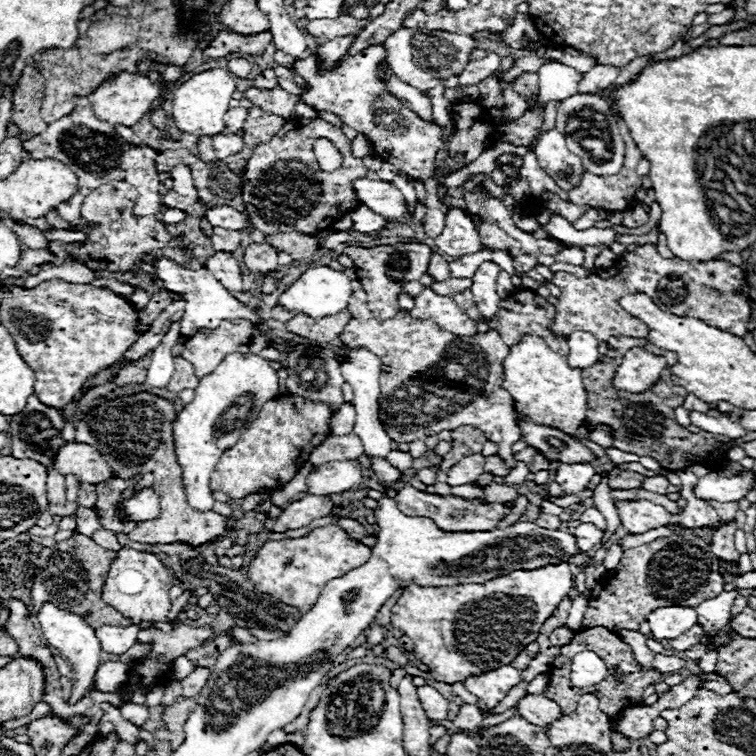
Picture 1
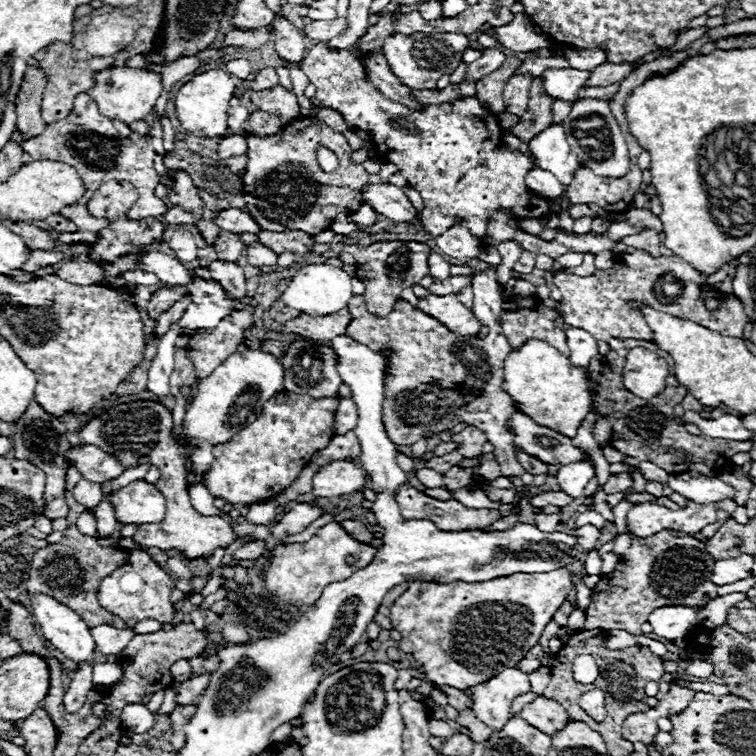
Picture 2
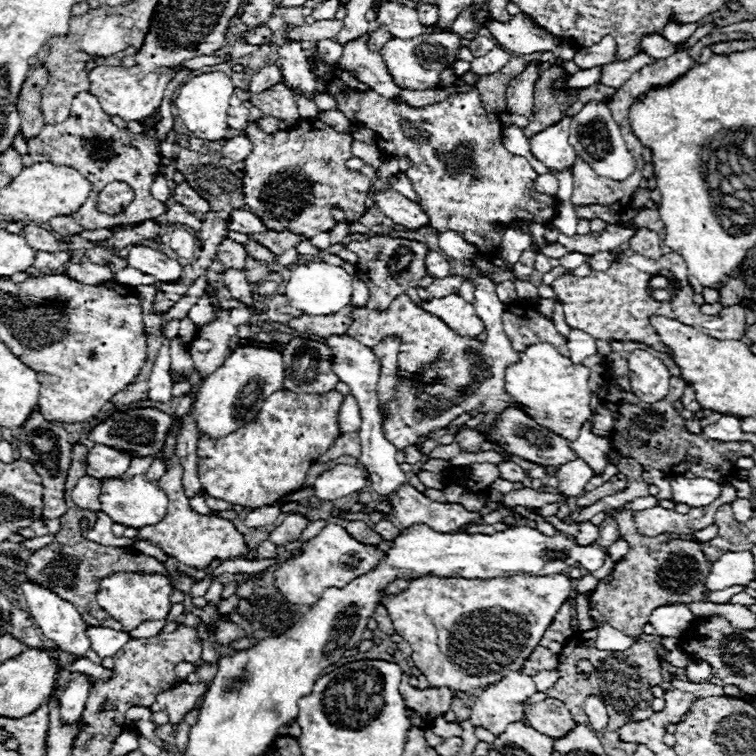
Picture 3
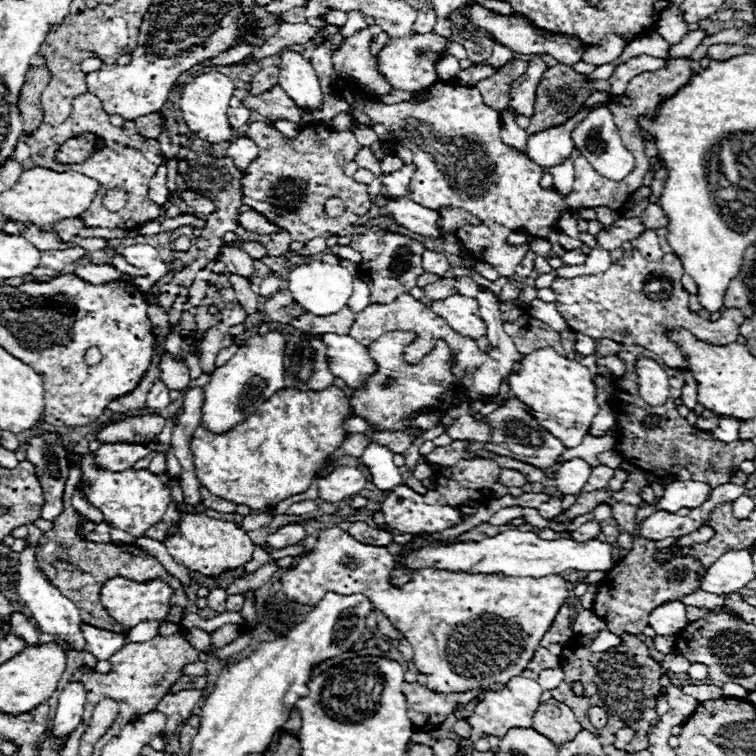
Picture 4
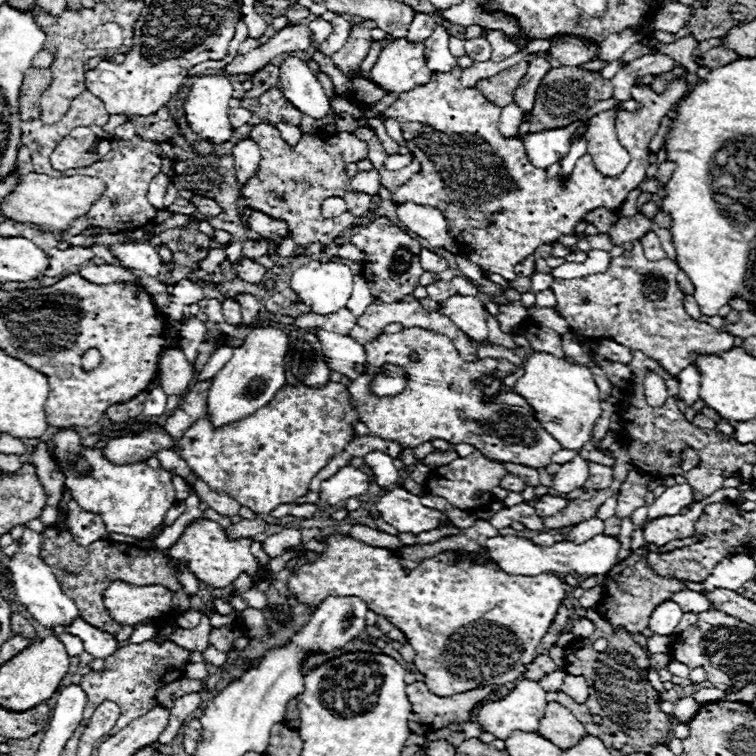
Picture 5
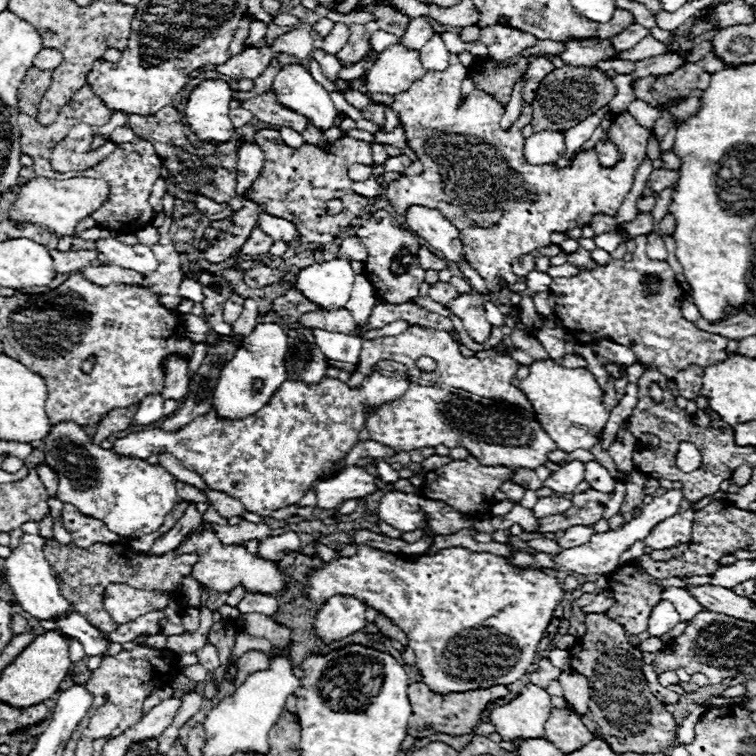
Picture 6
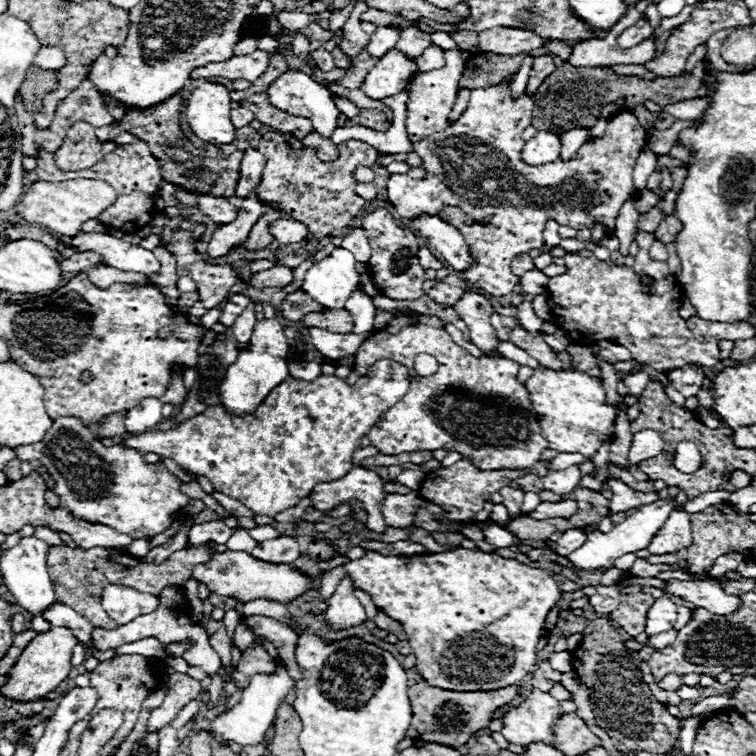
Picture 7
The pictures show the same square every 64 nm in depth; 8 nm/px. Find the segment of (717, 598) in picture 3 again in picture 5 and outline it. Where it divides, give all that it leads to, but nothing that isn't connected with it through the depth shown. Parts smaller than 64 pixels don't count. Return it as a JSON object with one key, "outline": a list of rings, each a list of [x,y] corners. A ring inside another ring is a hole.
{"outline":[[[682,590],[682,592],[676,592],[670,596],[670,600],[674,600],[682,610],[684,614],[686,612],[702,612],[702,610],[708,610],[710,604],[708,600],[700,594],[700,592],[692,592],[692,590]]]}

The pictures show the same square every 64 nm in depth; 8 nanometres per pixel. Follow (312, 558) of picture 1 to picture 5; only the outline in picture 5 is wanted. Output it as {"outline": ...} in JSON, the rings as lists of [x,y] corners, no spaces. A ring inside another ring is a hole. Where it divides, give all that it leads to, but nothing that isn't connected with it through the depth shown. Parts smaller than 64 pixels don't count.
{"outline":[[[332,534],[324,542],[326,552],[320,554],[316,562],[304,564],[290,578],[288,586],[292,594],[310,606],[318,606],[328,596],[358,596],[370,610],[386,616],[406,634],[408,644],[416,650],[416,656],[462,656],[462,660],[414,660],[418,672],[424,674],[426,686],[430,692],[438,692],[438,696],[452,696],[454,692],[484,688],[486,684],[500,686],[524,676],[536,658],[538,644],[550,628],[558,606],[566,598],[566,584],[554,574],[512,576],[502,572],[502,568],[498,568],[492,560],[480,558],[474,562],[470,552],[456,556],[452,550],[446,550],[434,558],[422,560],[414,570],[406,572],[394,552],[386,548],[374,548],[338,534]]]}

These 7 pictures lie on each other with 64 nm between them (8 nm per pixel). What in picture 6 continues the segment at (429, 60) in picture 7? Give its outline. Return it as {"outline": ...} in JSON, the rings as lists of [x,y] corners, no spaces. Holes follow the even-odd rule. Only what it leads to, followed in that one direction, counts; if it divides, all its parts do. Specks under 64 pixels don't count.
{"outline":[[[430,40],[420,50],[420,62],[426,70],[446,70],[448,68],[448,50],[442,40]]]}

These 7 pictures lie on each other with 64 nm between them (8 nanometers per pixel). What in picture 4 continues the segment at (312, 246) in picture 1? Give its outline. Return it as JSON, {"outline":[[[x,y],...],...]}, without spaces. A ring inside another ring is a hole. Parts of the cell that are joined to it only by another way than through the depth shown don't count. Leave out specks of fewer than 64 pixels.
{"outline":[[[180,148],[178,152],[178,172],[182,174],[182,178],[186,180],[186,186],[188,190],[194,190],[198,192],[200,196],[206,196],[214,202],[214,206],[218,206],[218,212],[210,214],[206,218],[206,228],[202,230],[202,240],[196,240],[196,246],[198,246],[198,256],[196,256],[196,262],[192,262],[188,268],[184,268],[180,274],[176,274],[172,278],[172,282],[176,284],[164,284],[160,286],[160,298],[158,298],[158,304],[168,310],[172,306],[172,302],[176,300],[176,294],[180,292],[182,286],[190,286],[196,272],[202,270],[218,252],[220,252],[220,246],[222,246],[222,236],[226,232],[234,232],[242,242],[256,241],[266,246],[268,250],[268,256],[284,256],[288,252],[288,246],[292,242],[290,234],[286,230],[282,230],[278,236],[254,234],[254,232],[248,232],[248,230],[242,230],[242,226],[238,224],[238,214],[240,214],[240,206],[242,206],[242,190],[240,190],[240,180],[242,180],[242,174],[234,168],[234,162],[232,160],[222,160],[222,158],[214,158],[214,156],[204,156],[204,154],[196,154],[188,148]]]}

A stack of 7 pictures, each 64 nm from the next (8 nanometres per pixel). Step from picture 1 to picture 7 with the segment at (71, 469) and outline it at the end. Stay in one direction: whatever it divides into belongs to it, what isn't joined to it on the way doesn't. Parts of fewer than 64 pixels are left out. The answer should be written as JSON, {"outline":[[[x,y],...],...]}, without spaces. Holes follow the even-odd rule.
{"outline":[[[388,358],[372,364],[366,376],[358,378],[356,384],[346,384],[336,376],[318,376],[312,382],[294,380],[288,376],[262,400],[262,404],[252,414],[232,416],[222,404],[214,404],[192,420],[184,420],[170,430],[144,432],[124,442],[128,448],[134,448],[142,454],[154,452],[158,456],[172,458],[182,468],[206,476],[218,492],[242,502],[258,516],[276,516],[296,506],[302,498],[310,496],[314,484],[332,482],[346,476],[354,466],[352,454],[360,448],[362,436],[370,432],[370,428],[384,416],[388,408],[402,400],[402,396],[408,392],[408,384],[408,368]]]}

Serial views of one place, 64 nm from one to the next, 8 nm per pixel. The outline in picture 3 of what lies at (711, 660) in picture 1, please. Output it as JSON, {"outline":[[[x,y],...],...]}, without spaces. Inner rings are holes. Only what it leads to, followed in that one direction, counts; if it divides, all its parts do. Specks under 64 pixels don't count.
{"outline":[[[692,660],[688,666],[686,666],[686,676],[688,680],[694,680],[694,682],[700,682],[700,680],[706,680],[710,678],[710,664],[702,662],[702,660]]]}

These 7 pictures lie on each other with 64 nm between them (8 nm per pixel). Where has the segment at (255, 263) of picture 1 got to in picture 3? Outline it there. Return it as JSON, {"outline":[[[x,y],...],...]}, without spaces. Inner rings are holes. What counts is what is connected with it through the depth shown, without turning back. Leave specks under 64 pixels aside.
{"outline":[[[254,240],[246,242],[244,248],[246,248],[248,256],[254,258],[254,260],[264,260],[264,262],[272,262],[272,260],[276,260],[276,256],[274,256],[268,248],[264,248],[262,244],[258,244],[258,242],[254,242]]]}

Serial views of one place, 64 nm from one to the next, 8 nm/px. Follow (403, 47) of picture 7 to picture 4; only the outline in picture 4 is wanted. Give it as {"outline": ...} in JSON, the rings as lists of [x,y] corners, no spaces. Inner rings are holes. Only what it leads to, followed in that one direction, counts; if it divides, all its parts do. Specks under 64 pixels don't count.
{"outline":[[[422,8],[418,10],[418,18],[414,22],[412,34],[428,34],[434,30],[436,24],[436,12],[432,8]]]}

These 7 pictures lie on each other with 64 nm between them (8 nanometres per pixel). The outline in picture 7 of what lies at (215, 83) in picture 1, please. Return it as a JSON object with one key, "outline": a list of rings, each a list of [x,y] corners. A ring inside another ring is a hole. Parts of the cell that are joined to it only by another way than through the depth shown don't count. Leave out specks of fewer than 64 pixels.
{"outline":[[[202,84],[198,86],[186,106],[186,118],[192,132],[214,146],[230,144],[236,136],[236,128],[230,122],[230,96],[228,88],[222,84]]]}

